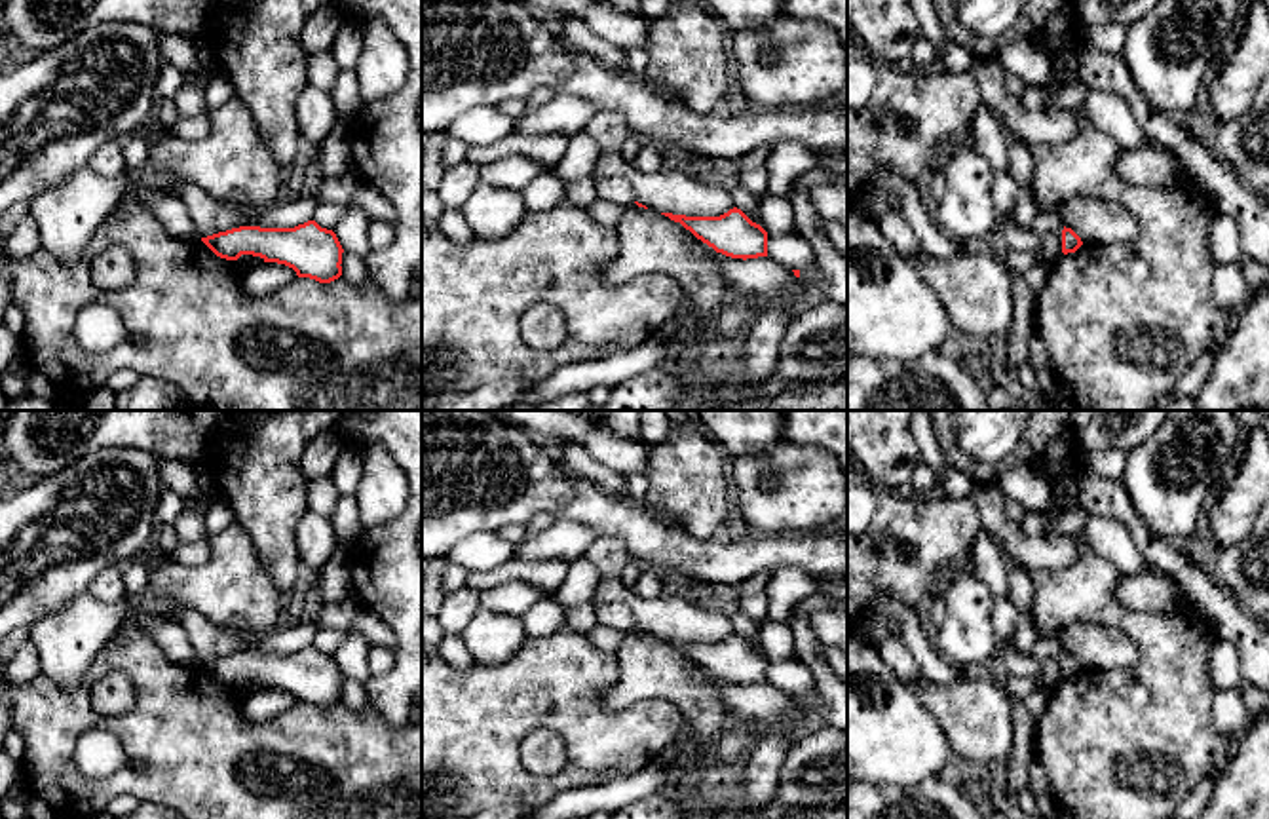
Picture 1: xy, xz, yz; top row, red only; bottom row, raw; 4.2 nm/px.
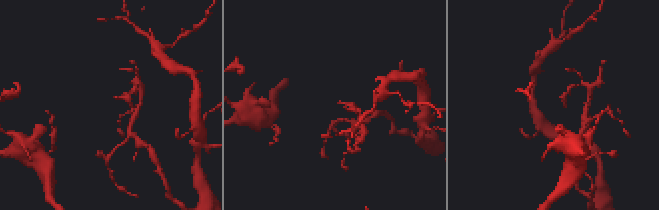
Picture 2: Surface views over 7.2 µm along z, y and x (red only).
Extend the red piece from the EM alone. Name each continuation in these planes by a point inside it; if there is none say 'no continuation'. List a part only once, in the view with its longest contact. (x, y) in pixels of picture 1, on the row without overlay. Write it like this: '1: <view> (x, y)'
no continuation

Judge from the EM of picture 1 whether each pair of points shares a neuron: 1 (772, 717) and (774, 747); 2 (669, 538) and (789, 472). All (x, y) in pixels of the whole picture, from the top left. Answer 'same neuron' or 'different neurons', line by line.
1: same neuron
2: different neurons

